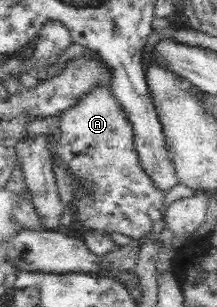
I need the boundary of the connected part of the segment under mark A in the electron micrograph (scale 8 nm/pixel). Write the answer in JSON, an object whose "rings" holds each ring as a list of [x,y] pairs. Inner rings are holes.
{"rings":[[[100,88],[86,96],[74,108],[70,108],[66,114],[61,115],[60,140],[54,146],[52,152],[57,152],[69,166],[69,172],[82,179],[93,182],[94,191],[90,195],[77,197],[74,202],[74,213],[84,224],[86,229],[96,229],[108,234],[122,234],[133,239],[140,239],[147,232],[151,232],[153,222],[161,215],[164,194],[158,192],[152,184],[150,177],[137,165],[138,156],[133,147],[131,124],[123,114],[120,104],[117,102],[110,88]]]}

